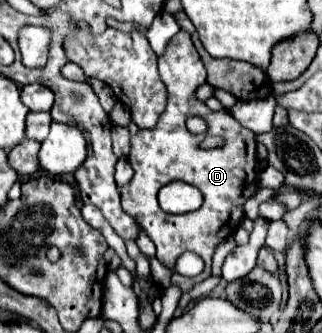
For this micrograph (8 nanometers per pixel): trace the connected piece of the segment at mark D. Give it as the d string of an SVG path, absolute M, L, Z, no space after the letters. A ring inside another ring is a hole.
M179 31L169 43L165 53L159 57L159 77L167 87L167 107L161 113L155 129L139 131L131 137L131 153L129 163L135 171L129 185L121 187L121 207L125 213L135 217L135 221L147 231L151 241L157 247L157 259L173 269L177 257L183 251L193 251L203 257L205 269L197 277L183 277L179 273L171 275L171 283L181 289L181 293L191 291L197 283L211 275L211 257L215 247L231 235L235 223L245 219L245 201L255 195L257 191L257 141L251 131L245 131L229 111L211 111L205 103L197 101L195 89L205 83L205 67L191 43L189 33ZM191 115L199 115L209 123L209 133L219 135L225 139L223 147L217 149L199 149L203 135L191 135L185 127L185 119ZM173 179L187 181L189 185L197 187L205 201L199 211L183 213L183 215L169 215L161 211L157 203L157 191L171 183Z

